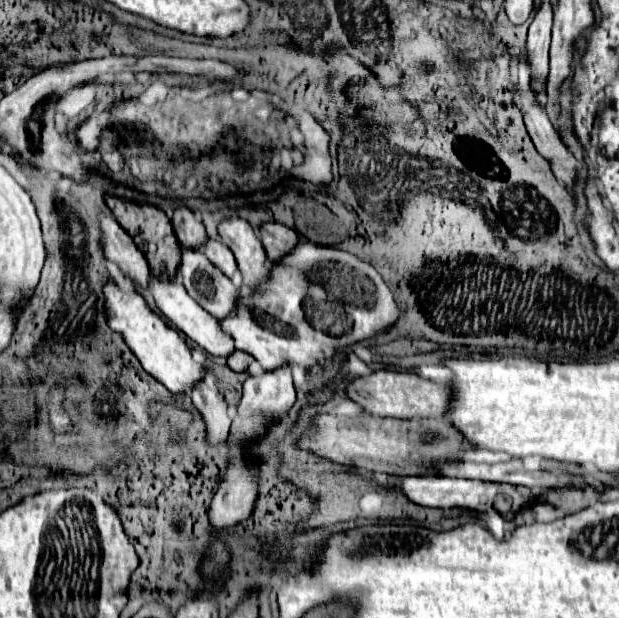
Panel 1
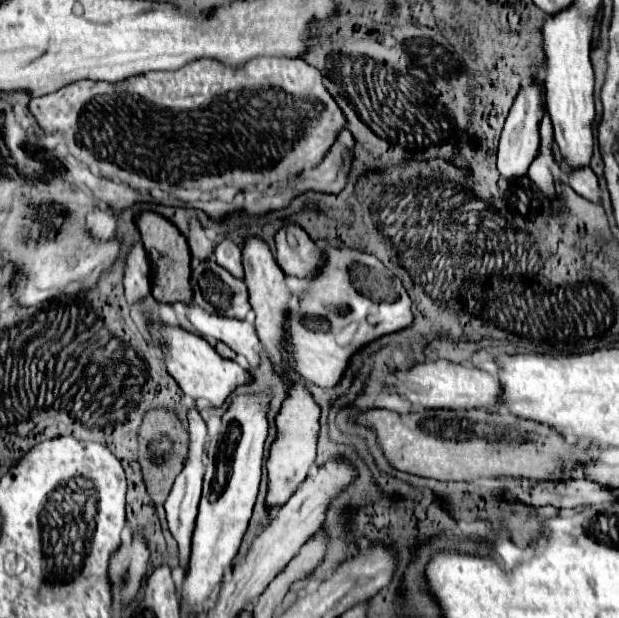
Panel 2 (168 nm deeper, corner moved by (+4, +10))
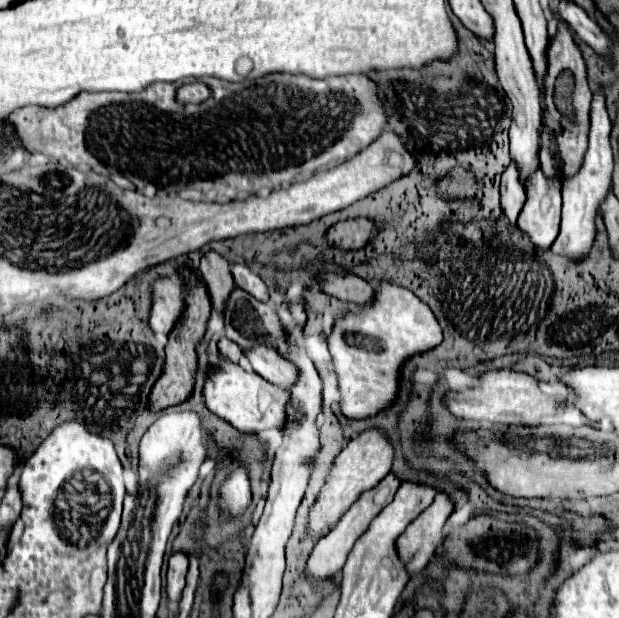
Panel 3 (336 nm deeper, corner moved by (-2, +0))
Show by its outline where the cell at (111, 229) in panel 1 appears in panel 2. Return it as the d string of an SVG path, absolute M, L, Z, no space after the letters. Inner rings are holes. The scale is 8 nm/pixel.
M132 246L126 254L126 266L124 266L124 290L128 296L128 302L136 302L144 298L150 292L150 266L144 248Z

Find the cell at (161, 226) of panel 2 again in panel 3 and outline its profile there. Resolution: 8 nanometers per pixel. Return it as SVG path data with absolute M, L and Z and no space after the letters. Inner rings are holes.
M184 270L182 274L184 274L184 280L186 280L186 288L188 288L188 292L186 292L186 310L184 310L180 322L176 324L176 328L168 336L164 372L160 374L160 378L156 380L156 384L150 390L150 396L148 396L148 410L150 412L160 412L168 406L184 402L192 394L194 382L196 382L196 368L198 368L196 344L206 334L206 324L210 320L210 298L208 298L206 288L200 284L200 280L192 272Z

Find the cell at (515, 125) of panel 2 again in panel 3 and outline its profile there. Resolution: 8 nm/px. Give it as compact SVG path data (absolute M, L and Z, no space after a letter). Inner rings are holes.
M512 162L502 174L502 182L500 182L500 206L502 206L502 214L510 224L516 224L524 202L526 202L526 192L518 178L518 168Z

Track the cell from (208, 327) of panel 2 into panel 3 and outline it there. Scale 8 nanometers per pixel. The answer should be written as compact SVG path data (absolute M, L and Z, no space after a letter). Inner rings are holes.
M258 346L246 352L252 368L256 374L260 374L264 380L290 388L296 382L296 364L288 364L280 354L268 346Z

